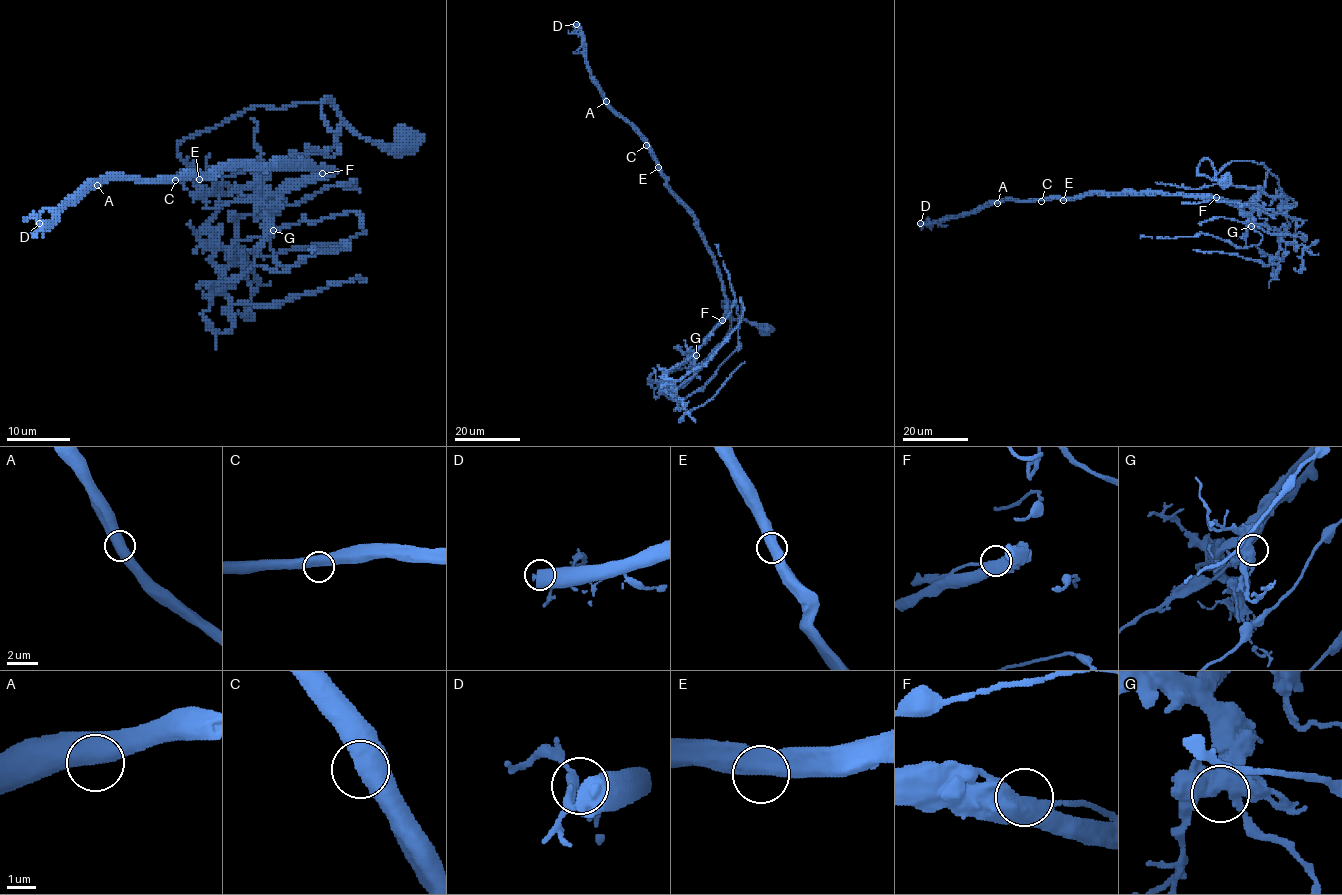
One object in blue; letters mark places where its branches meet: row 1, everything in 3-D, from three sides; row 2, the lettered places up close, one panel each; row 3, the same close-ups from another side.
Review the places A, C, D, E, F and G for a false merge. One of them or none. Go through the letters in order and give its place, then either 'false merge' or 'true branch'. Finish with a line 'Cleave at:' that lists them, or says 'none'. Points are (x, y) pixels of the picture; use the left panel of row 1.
A: place (97, 185); true branch
C: place (175, 180); true branch
D: place (39, 223); true branch
E: place (199, 179); true branch
F: place (322, 173); false merge
G: place (273, 230); true branch
Cleave at: F

